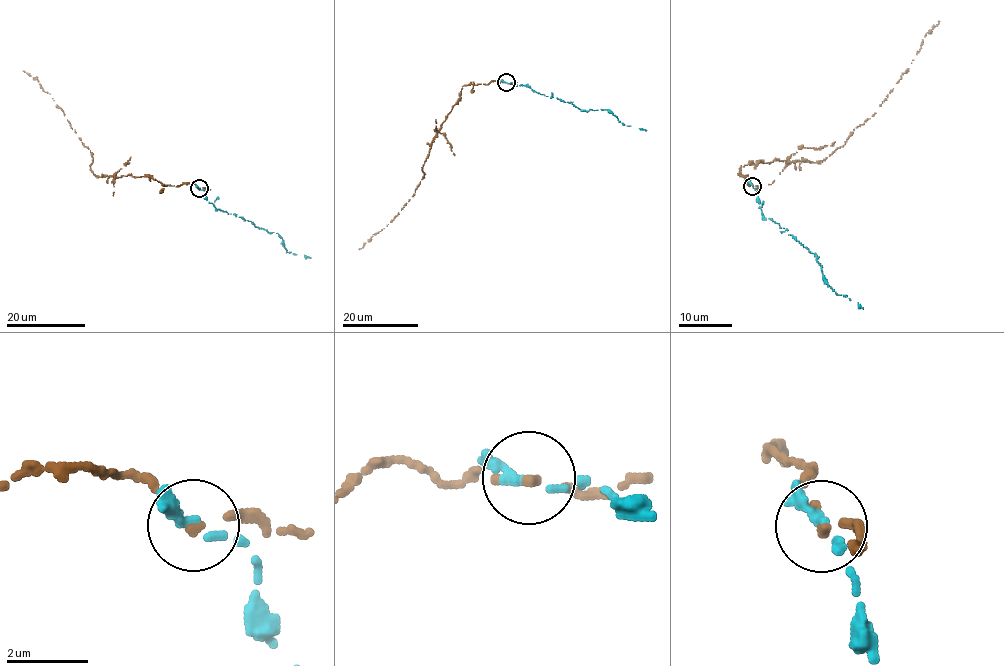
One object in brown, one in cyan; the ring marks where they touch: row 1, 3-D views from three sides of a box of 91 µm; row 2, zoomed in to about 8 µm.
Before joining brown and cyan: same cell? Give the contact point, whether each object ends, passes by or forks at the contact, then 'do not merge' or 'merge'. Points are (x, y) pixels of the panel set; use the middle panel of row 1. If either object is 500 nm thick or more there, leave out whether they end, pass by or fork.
(506, 82) | brown ends | cyan ends | do not merge

